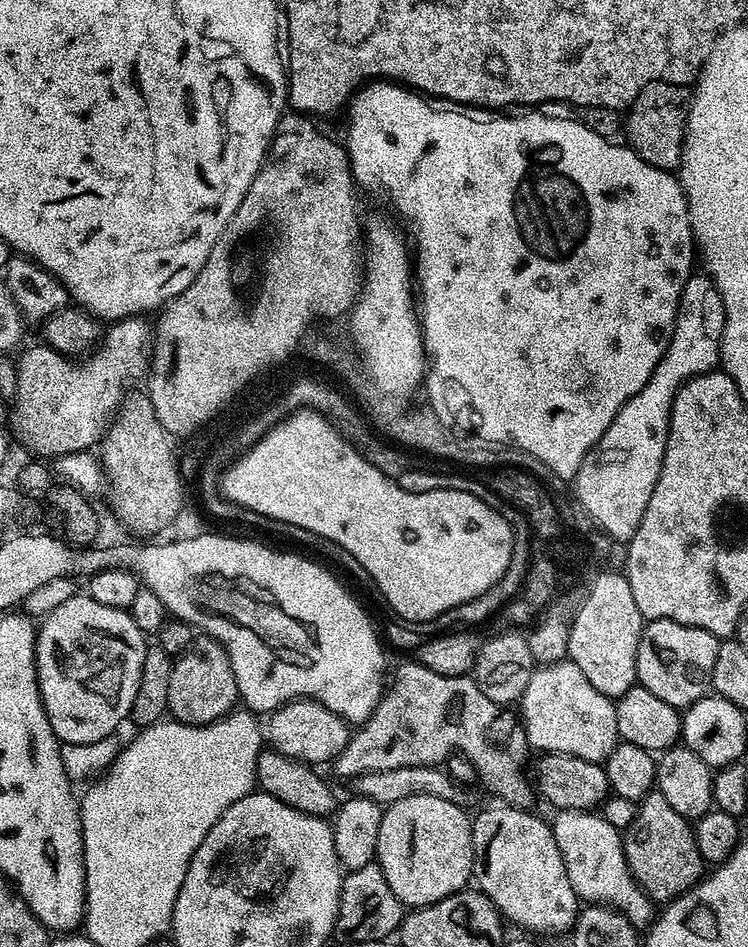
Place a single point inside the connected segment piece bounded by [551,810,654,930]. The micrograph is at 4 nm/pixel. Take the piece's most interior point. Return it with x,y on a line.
593,851

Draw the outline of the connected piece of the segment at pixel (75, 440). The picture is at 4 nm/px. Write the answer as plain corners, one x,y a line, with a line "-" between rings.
130,316
127,320
109,323
95,351
79,362
73,362
63,352
55,352
43,342
23,349
24,354
15,361
17,394
10,401
10,428
15,439
16,436
20,439
22,447
37,452
35,455
40,458
57,458
87,452
99,445
125,399
124,388
130,387
135,380
143,381
150,371
154,332
146,321
138,316

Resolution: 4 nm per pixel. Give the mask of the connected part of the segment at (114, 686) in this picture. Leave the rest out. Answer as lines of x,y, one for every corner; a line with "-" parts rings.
79,594
58,606
39,621
36,634
36,677
42,706
50,726
61,742
85,744
98,742
113,735
123,720
132,715
134,694
142,678
142,662
150,647
146,633
134,622
131,611
114,606
102,606
87,594

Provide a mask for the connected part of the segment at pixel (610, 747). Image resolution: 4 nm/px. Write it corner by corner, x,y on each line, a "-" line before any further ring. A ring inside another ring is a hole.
567,658
555,660
552,664
537,667
533,671
526,690
520,695
518,716
524,725
525,734
528,735
529,745
533,749
541,748
539,751
544,754
557,752
603,762
614,751
620,740
613,697
594,690
594,686
590,686
586,674
582,674
582,670
578,670
578,666

